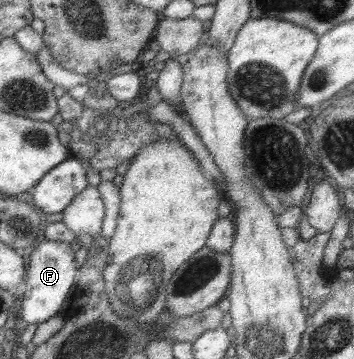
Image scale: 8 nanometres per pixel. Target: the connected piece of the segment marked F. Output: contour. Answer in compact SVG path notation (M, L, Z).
M46 239L40 241L31 251L24 278L25 291L18 312L22 322L38 324L56 314L77 274L74 252L67 242Z

